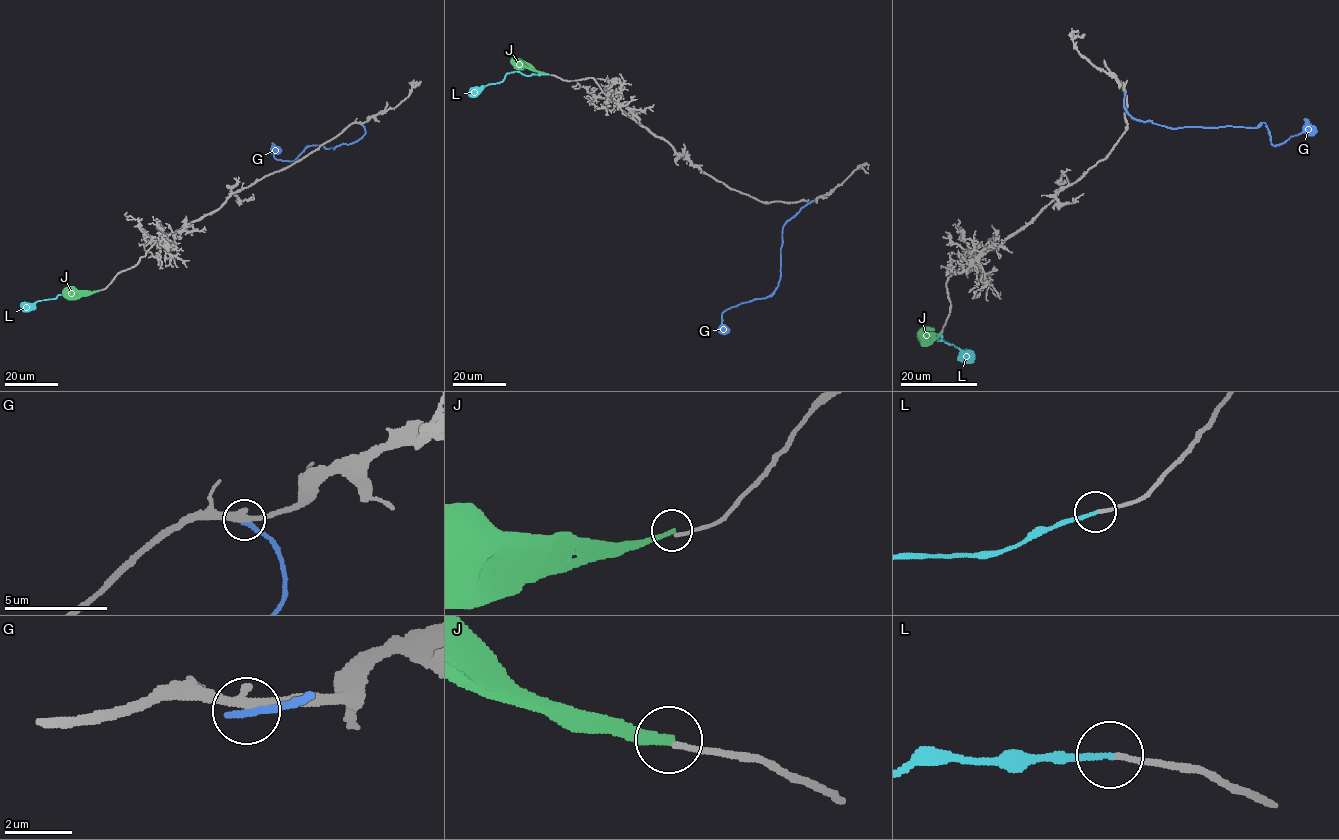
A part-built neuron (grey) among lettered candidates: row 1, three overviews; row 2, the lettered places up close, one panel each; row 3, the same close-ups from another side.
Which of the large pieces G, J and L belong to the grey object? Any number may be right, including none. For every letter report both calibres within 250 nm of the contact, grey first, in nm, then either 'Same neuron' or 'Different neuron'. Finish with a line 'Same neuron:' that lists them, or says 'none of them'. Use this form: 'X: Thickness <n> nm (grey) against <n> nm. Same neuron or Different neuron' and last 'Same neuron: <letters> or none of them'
G: Thickness 280 nm (grey) against 280 nm. Different neuron
J: Thickness 150 nm (grey) against 280 nm. Different neuron
L: Thickness 150 nm (grey) against 170 nm. Same neuron
Same neuron: L

